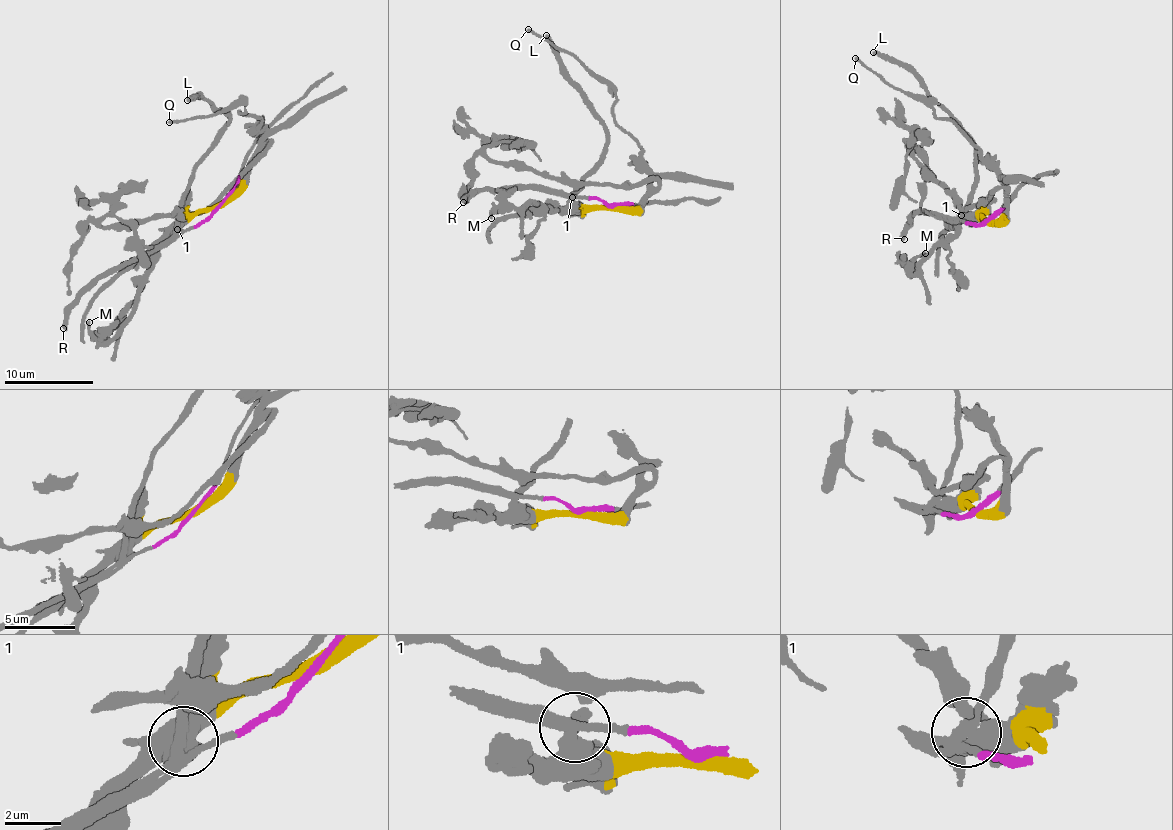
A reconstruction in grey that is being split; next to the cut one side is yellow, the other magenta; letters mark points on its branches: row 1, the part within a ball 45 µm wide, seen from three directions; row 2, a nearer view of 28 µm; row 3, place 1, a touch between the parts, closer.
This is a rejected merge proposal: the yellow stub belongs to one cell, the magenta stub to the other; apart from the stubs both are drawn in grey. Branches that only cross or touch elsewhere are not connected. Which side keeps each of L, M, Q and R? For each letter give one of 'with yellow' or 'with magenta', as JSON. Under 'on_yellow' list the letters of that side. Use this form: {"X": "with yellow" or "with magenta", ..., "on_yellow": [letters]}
{"L": "with magenta", "M": "with yellow", "Q": "with yellow", "R": "with magenta", "on_yellow": ["M", "Q"]}

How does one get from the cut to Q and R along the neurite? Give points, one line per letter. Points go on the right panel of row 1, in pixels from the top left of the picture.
Q: (987, 222), (1001, 217), (1005, 192), (999, 173), (956, 126), (934, 115), (927, 101), (891, 86), (854, 57)
R: (987, 222), (951, 220), (924, 209), (904, 229), (903, 239)

